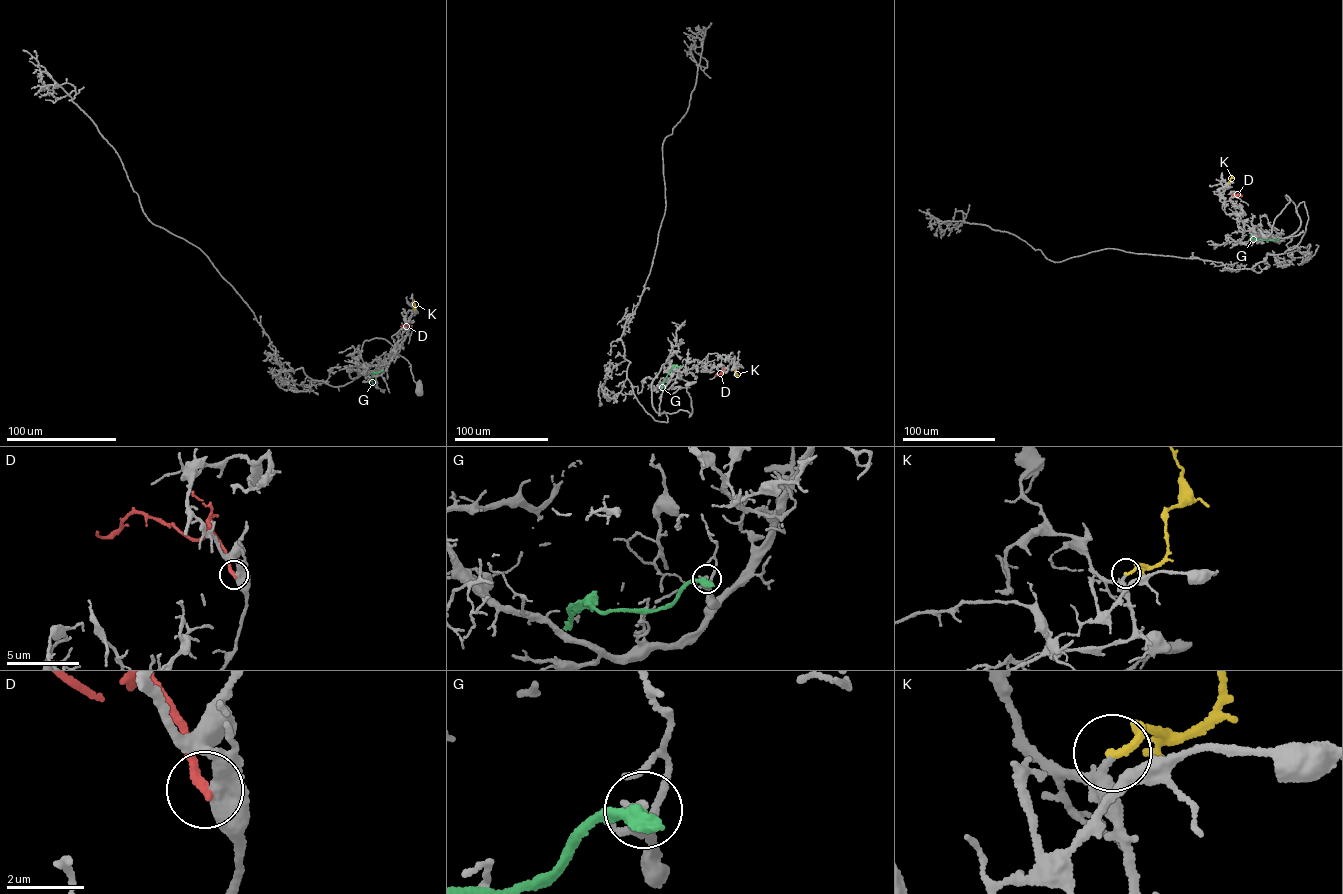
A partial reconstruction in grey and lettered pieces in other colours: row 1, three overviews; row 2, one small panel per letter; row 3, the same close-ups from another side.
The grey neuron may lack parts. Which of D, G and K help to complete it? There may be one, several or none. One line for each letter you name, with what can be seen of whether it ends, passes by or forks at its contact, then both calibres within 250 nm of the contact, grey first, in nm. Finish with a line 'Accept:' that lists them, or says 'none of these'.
K: it ends there; 280 nm thick on the grey side, 200 nm on the other
Accept: K

